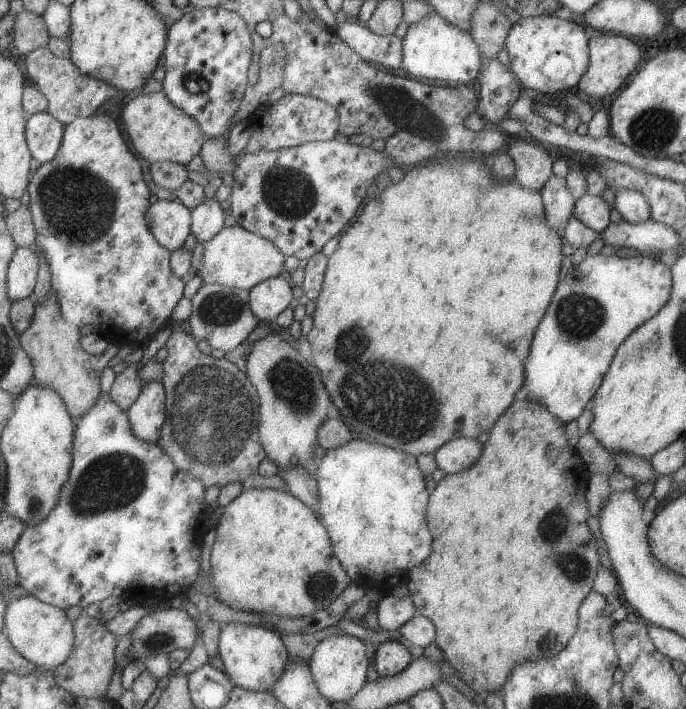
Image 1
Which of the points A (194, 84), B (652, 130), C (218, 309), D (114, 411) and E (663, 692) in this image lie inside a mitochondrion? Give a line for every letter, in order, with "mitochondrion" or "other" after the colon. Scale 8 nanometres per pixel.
A: mitochondrion
B: mitochondrion
C: mitochondrion
D: other
E: other

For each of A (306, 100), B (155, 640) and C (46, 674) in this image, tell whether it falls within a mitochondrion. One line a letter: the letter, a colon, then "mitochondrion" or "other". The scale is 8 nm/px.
A: other
B: mitochondrion
C: other

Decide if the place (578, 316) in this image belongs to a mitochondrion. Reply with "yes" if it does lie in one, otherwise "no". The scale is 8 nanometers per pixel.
yes

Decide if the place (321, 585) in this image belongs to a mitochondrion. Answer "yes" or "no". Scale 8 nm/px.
yes

